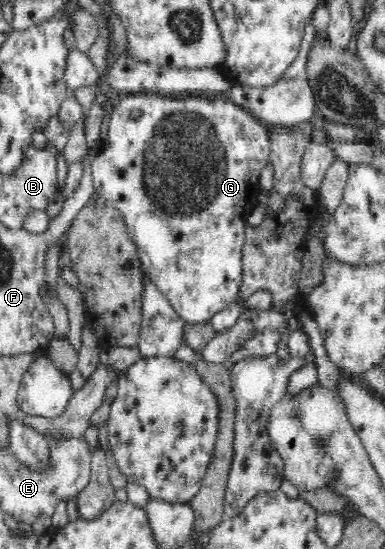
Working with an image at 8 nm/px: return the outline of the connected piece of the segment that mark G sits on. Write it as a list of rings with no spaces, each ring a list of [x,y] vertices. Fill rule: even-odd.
[[[139,93],[139,94],[128,94],[125,98],[121,99],[119,103],[113,109],[111,114],[109,129],[108,129],[108,138],[107,144],[104,147],[104,150],[101,153],[98,153],[95,157],[95,160],[90,165],[92,170],[92,179],[93,179],[93,188],[94,193],[104,202],[108,203],[112,208],[118,209],[120,214],[123,217],[123,223],[126,224],[126,231],[129,233],[129,236],[132,238],[134,243],[136,254],[139,262],[141,263],[143,272],[148,273],[152,282],[158,286],[160,290],[164,293],[164,296],[170,301],[171,306],[179,313],[179,315],[184,319],[185,322],[191,322],[192,324],[204,324],[209,322],[213,315],[225,309],[234,299],[238,299],[238,289],[239,289],[239,274],[241,273],[241,250],[243,243],[245,241],[245,222],[247,217],[250,215],[250,212],[257,205],[258,191],[260,190],[258,180],[260,177],[260,171],[262,168],[271,161],[271,147],[270,142],[268,141],[268,131],[267,125],[260,120],[260,117],[257,117],[256,113],[253,113],[252,109],[249,109],[249,106],[238,105],[228,98],[226,93],[201,93],[201,94],[191,94],[191,95],[160,95],[154,93]]]

